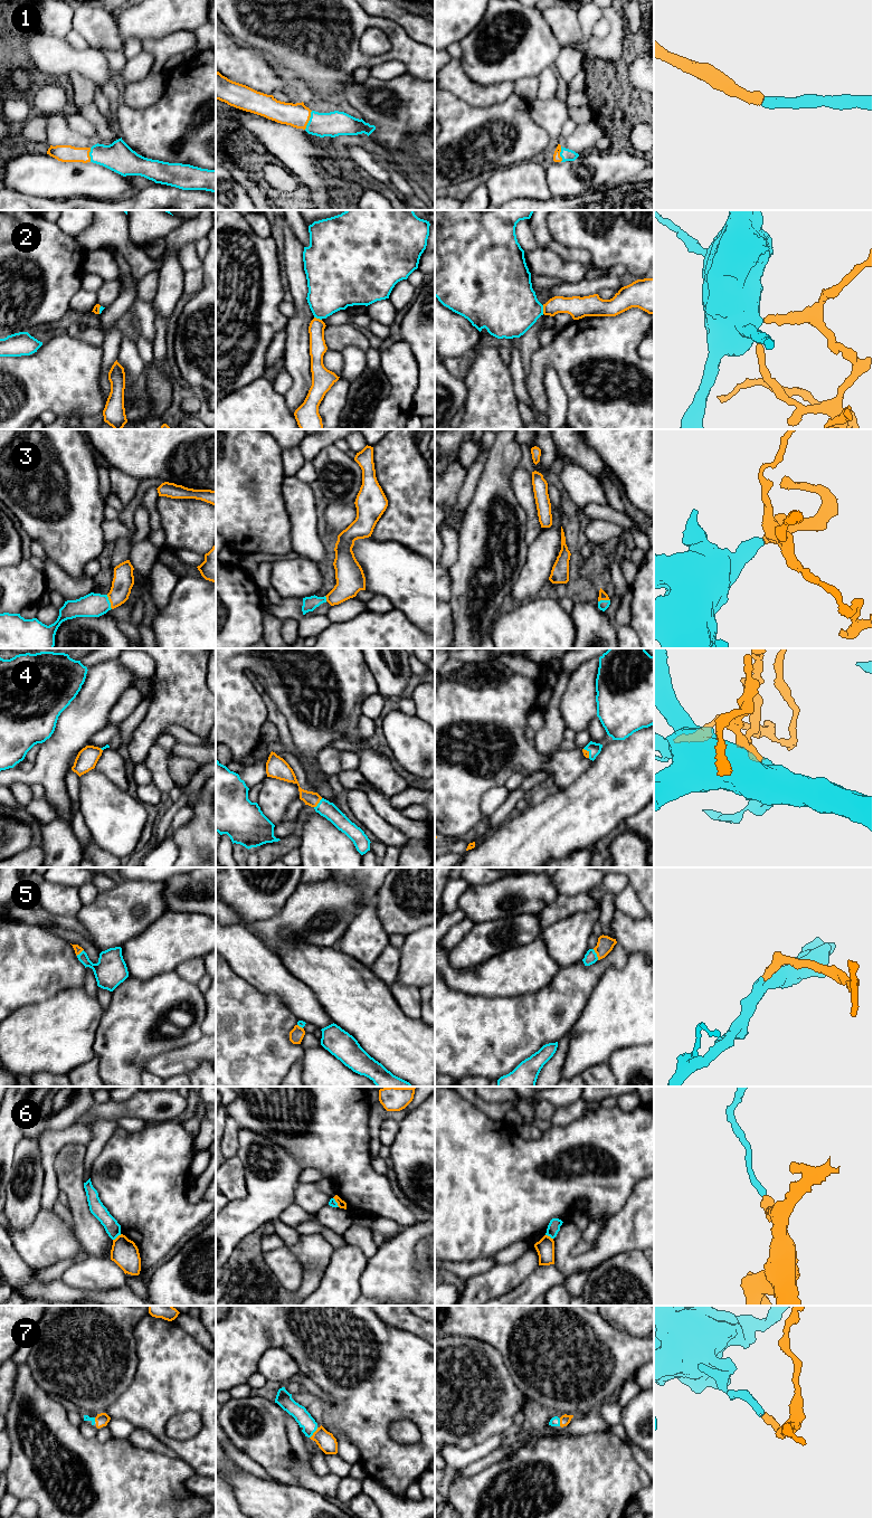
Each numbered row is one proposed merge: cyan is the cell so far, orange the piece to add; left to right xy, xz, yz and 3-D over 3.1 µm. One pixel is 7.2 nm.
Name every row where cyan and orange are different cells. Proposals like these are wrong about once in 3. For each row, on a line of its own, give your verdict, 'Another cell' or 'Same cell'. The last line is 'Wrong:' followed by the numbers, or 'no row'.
1: Same cell
2: Another cell
3: Same cell
4: Same cell
5: Same cell
6: Another cell
7: Same cell
Wrong: 2, 6

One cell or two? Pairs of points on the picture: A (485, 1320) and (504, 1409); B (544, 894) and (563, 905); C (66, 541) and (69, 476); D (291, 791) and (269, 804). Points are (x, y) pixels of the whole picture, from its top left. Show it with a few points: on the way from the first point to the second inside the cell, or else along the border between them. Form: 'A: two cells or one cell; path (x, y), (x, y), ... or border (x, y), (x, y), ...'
A: two cells; border (466, 1336), (492, 1345), (500, 1353), (506, 1366)
B: two cells; border (558, 894), (539, 914)
C: one cell; path (66, 525), (66, 499), (68, 492)
D: one cell; path (285, 793), (280, 794), (275, 798)

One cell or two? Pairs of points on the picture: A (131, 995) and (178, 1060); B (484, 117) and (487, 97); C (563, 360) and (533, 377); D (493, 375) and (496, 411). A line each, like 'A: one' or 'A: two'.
A: two
B: two
C: one
D: one

